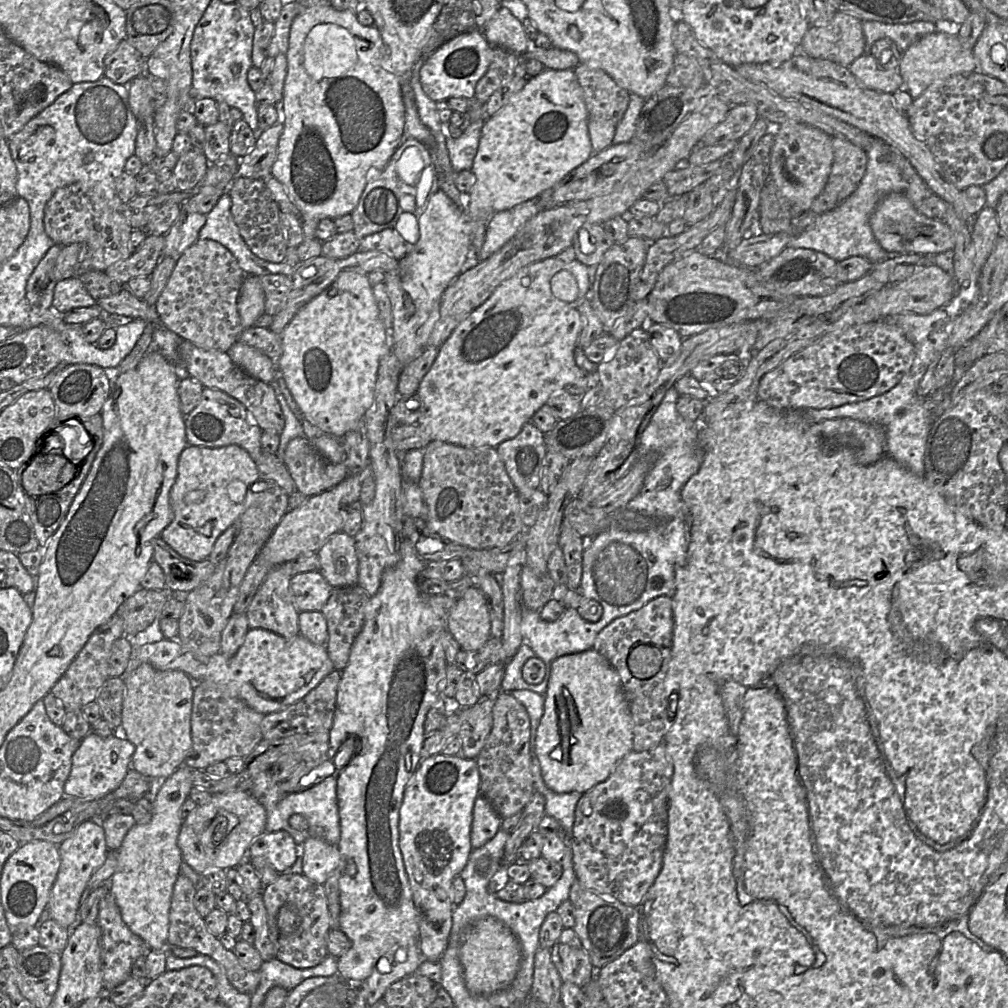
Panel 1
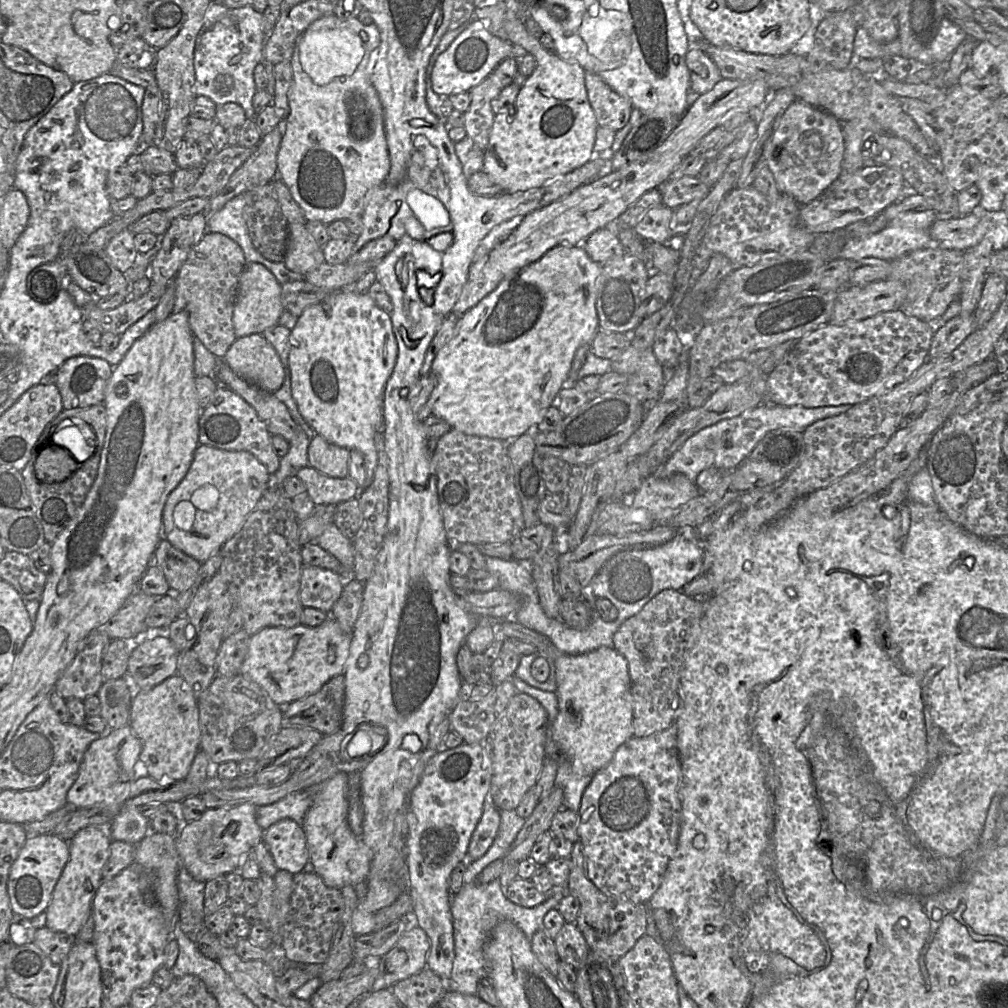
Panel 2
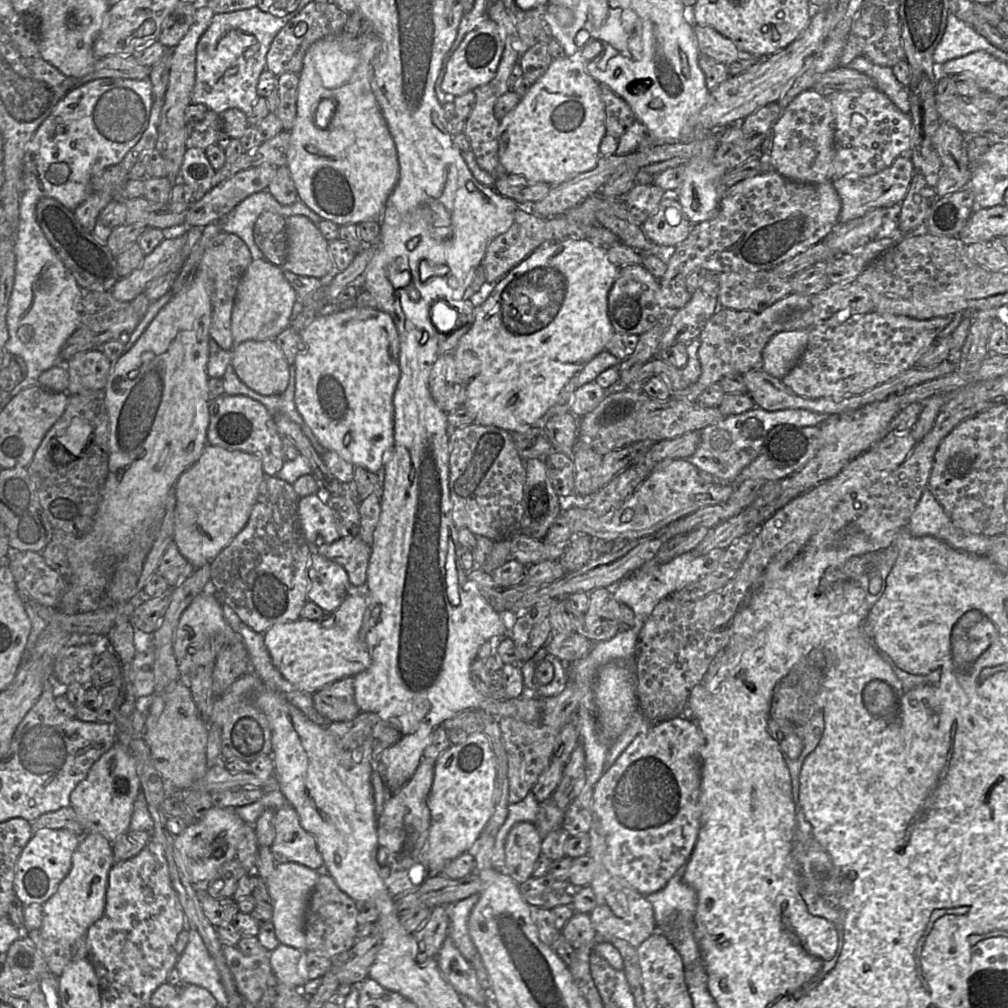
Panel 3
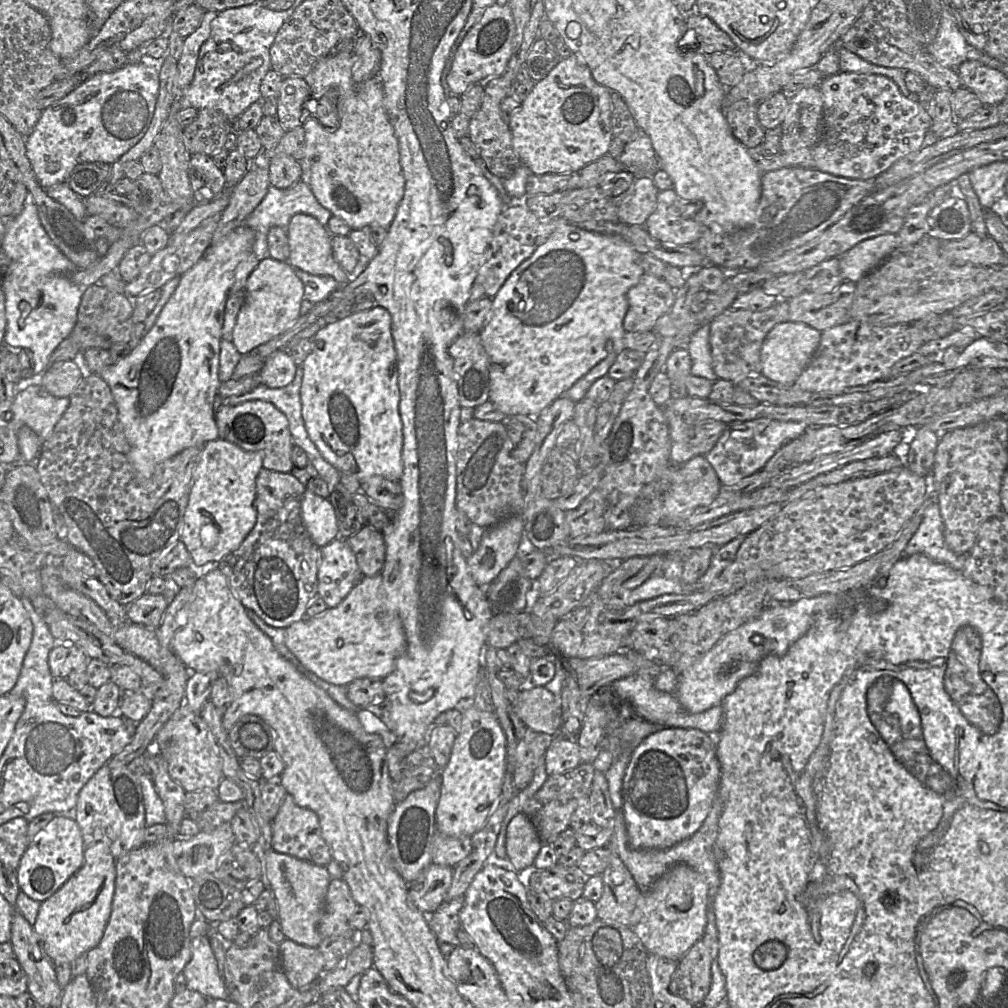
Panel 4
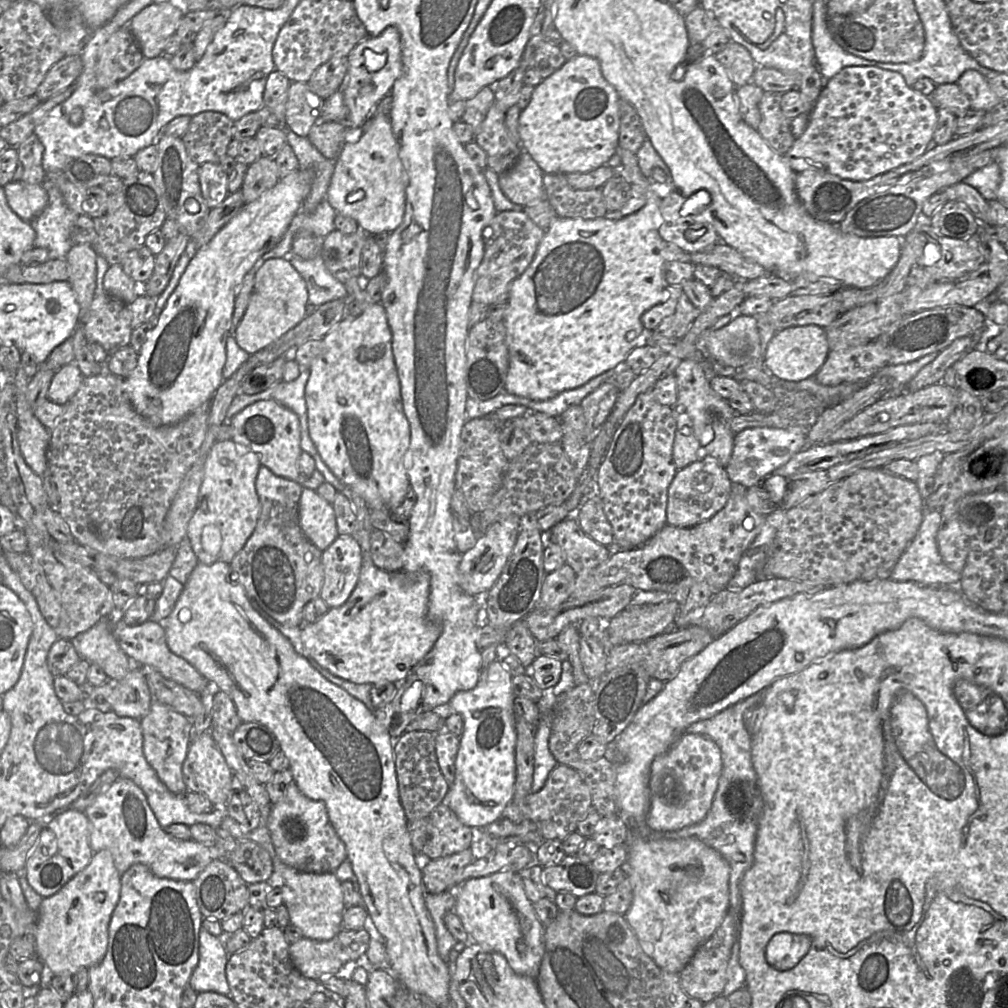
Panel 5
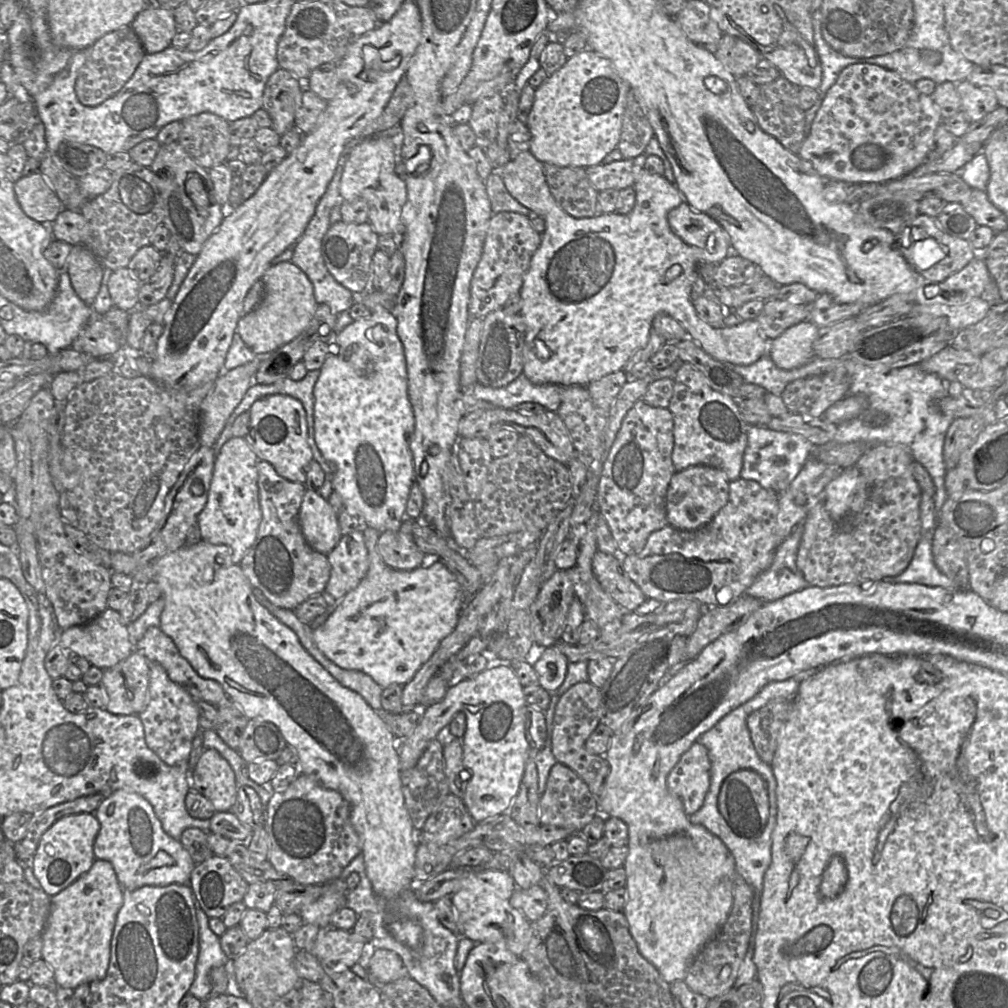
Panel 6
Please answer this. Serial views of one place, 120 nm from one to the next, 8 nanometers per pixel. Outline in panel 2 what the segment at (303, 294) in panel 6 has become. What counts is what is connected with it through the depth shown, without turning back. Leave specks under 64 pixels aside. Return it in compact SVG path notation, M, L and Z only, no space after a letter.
M255 262L247 263L239 279L232 317L237 338L251 334L262 334L266 329L278 324L284 311L281 285L264 265Z

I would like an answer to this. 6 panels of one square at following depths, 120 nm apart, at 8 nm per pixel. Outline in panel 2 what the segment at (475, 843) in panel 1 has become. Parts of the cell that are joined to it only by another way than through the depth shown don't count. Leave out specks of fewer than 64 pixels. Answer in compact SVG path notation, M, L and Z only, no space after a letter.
M491 797L485 798L483 812L472 834L466 861L469 863L480 859L493 844L500 825L500 811L493 804Z

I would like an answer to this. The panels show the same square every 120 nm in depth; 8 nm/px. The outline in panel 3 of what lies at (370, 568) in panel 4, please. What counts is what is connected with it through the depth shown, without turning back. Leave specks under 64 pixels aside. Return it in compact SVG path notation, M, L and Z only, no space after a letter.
M358 535L340 537L331 544L311 547L311 553L313 552L341 565L346 570L353 587L365 585L372 547Z

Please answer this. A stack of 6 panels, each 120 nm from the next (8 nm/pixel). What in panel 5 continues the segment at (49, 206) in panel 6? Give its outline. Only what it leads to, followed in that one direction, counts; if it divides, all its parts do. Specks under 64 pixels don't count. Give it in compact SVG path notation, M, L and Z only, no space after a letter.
M12 181L4 187L10 208L23 220L36 218L48 204L48 193L43 184Z

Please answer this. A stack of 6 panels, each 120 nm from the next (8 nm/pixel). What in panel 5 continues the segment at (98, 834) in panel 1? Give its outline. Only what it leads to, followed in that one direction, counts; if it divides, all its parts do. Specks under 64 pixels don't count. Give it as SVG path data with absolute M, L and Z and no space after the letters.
M102 849L95 852L87 867L72 877L56 894L43 899L35 930L36 955L49 974L74 975L81 968L90 968L103 960L108 947L109 924L120 893L121 875L110 851Z

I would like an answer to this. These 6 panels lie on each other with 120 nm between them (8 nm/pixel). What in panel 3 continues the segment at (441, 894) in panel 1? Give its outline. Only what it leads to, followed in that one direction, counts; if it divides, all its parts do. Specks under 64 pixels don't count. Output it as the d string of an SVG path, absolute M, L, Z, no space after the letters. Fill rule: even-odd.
M484 732L468 734L464 742L452 745L437 758L433 784L427 798L427 806L431 814L427 860L431 875L441 875L453 859L468 852L479 838L494 813L496 778L496 756ZM447 936L436 960L444 979L458 992L466 995L479 1004L485 1004L490 993L478 982L471 962L466 960Z

